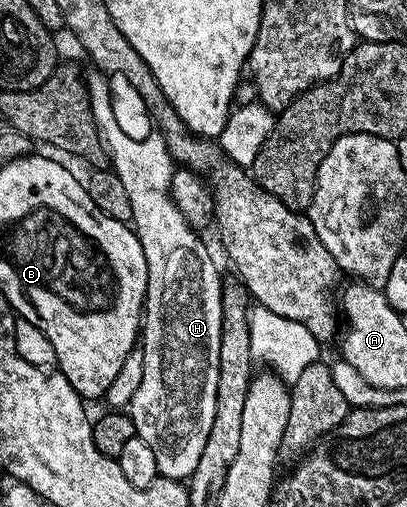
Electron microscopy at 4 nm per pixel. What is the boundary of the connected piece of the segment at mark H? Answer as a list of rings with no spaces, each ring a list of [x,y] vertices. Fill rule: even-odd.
[[[91,69],[91,72],[86,72],[85,75],[85,82],[87,84],[87,96],[89,97],[89,101],[91,102],[91,112],[93,113],[93,117],[95,118],[95,123],[99,126],[99,133],[102,139],[102,142],[105,144],[108,152],[109,152],[109,163],[110,166],[113,168],[114,172],[119,175],[123,186],[127,193],[129,193],[129,202],[132,206],[132,217],[130,222],[133,224],[133,230],[137,238],[141,241],[141,249],[145,249],[145,257],[147,258],[147,272],[149,273],[149,281],[147,282],[147,302],[145,304],[145,310],[143,312],[143,326],[141,328],[141,350],[143,352],[143,364],[145,365],[145,373],[141,373],[141,385],[137,389],[137,393],[133,393],[133,401],[131,402],[129,408],[129,414],[131,420],[133,421],[133,425],[135,426],[135,433],[137,438],[141,441],[145,441],[145,445],[149,445],[149,449],[153,449],[153,457],[157,461],[157,469],[159,470],[160,476],[165,479],[178,479],[180,481],[187,481],[190,480],[191,474],[193,473],[193,469],[197,469],[197,461],[201,461],[201,453],[205,450],[205,440],[209,438],[209,429],[213,429],[213,413],[217,413],[217,373],[219,372],[219,358],[221,357],[221,333],[223,332],[223,288],[225,286],[224,280],[219,280],[219,271],[215,268],[215,263],[217,263],[216,256],[210,255],[208,250],[205,249],[205,245],[202,243],[200,239],[200,232],[195,230],[195,228],[191,227],[190,224],[187,223],[187,219],[185,215],[183,215],[177,205],[174,203],[174,199],[171,196],[171,177],[173,172],[173,160],[171,158],[171,154],[169,153],[169,149],[167,148],[167,143],[163,140],[162,134],[154,133],[155,135],[151,135],[148,139],[130,139],[129,136],[123,132],[123,127],[119,124],[119,119],[115,116],[115,107],[111,104],[111,87],[109,84],[108,76],[104,75],[102,71],[98,69]]]

